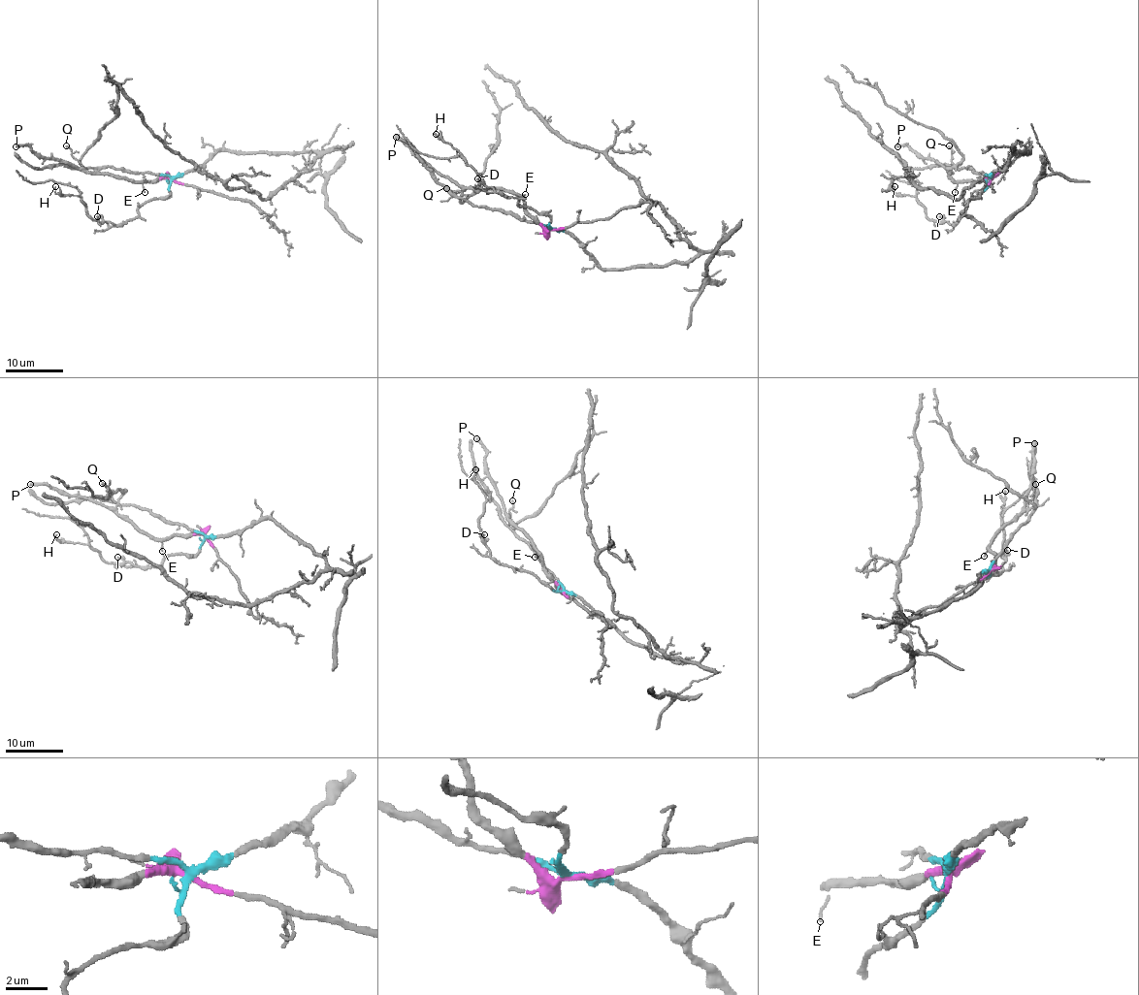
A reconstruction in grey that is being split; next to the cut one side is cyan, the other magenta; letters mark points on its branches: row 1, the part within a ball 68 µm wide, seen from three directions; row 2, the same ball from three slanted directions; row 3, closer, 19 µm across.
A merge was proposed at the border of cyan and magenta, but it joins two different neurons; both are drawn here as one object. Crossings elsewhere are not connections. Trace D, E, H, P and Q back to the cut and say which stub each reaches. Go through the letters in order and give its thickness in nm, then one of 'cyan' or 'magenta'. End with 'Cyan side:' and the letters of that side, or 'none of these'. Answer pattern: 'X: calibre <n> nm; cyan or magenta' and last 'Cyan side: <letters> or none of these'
D: calibre 120 nm; cyan
E: calibre 100 nm; magenta
H: calibre 130 nm; cyan
P: calibre 360 nm; magenta
Q: calibre 110 nm; magenta
Cyan side: D, H

